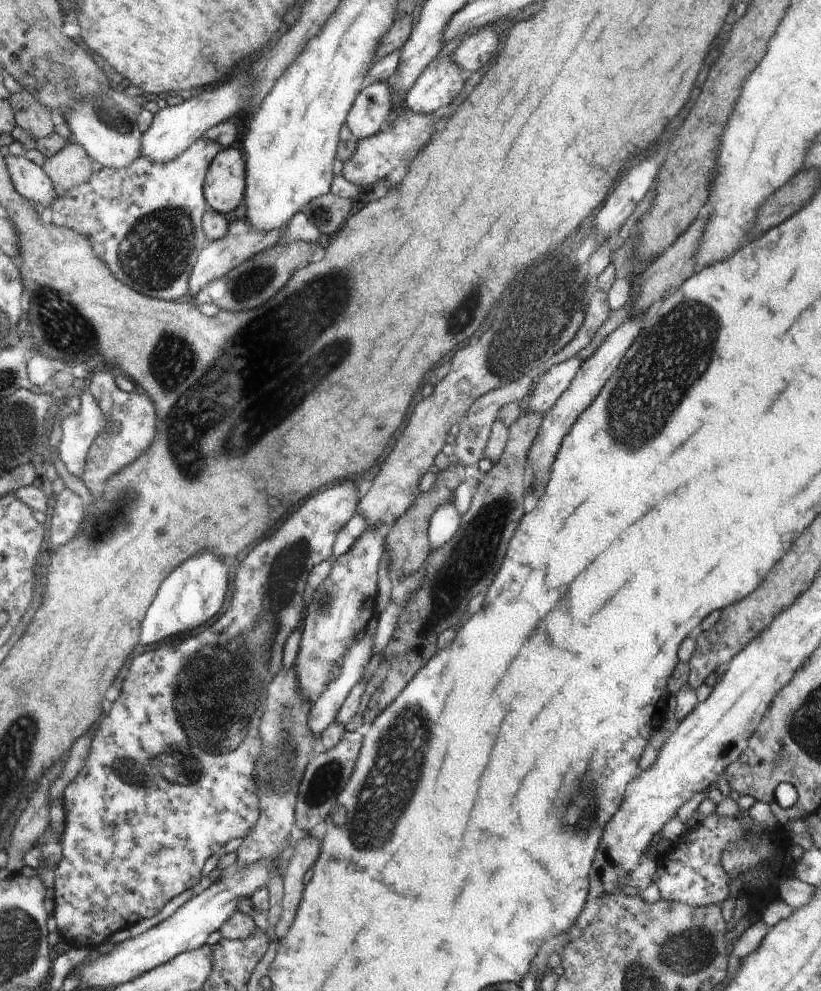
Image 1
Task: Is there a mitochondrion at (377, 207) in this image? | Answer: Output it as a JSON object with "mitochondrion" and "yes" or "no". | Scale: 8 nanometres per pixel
{"mitochondrion":"no"}

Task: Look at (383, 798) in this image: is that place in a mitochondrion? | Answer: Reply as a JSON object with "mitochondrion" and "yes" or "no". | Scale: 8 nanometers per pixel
{"mitochondrion":"yes"}

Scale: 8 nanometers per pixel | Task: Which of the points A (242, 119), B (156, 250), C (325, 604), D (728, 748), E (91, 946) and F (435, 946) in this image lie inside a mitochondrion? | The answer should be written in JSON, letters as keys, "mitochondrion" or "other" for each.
{"A":"other","B":"mitochondrion","C":"mitochondrion","D":"other","E":"other","F":"other"}

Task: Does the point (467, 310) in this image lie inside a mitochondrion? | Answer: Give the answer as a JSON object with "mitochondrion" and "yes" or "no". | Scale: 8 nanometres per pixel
{"mitochondrion":"yes"}

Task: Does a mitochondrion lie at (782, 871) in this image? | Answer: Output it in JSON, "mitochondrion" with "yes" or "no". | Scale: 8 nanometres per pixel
{"mitochondrion":"no"}

